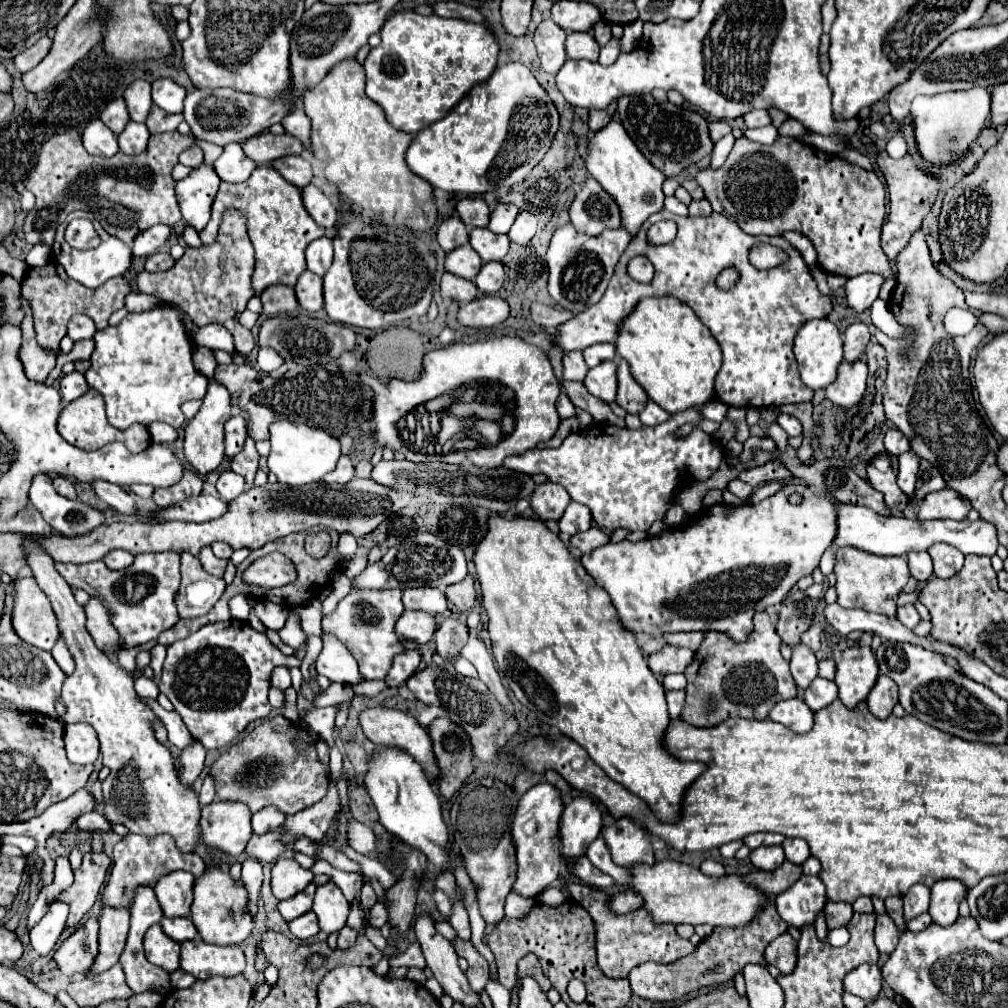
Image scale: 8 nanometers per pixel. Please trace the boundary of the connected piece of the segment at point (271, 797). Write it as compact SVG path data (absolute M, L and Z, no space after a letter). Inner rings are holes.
M274 715L266 719L262 725L254 727L242 741L230 745L210 767L210 777L216 779L216 797L220 801L244 803L252 813L264 807L276 807L284 811L284 815L294 815L302 809L312 807L328 793L328 767L318 759L316 745L300 751L294 743L296 739L296 723L290 723L284 715Z

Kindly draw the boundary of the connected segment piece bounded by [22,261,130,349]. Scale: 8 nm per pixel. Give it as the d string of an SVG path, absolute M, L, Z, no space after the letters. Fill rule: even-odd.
M54 261L44 265L44 267L30 269L26 279L22 281L22 297L30 303L34 327L36 327L36 339L42 347L48 347L48 349L58 349L60 339L66 335L68 319L76 313L94 317L94 323L98 329L108 327L110 315L124 307L124 297L128 293L130 293L130 285L124 277L108 279L104 285L100 285L96 289L88 289L88 287L72 281L64 273L64 269Z

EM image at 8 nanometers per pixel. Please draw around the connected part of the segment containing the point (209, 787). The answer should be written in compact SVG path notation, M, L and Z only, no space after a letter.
M206 777L206 779L204 779L202 789L200 789L200 795L198 795L198 801L200 801L200 805L202 805L202 807L214 801L214 781L212 781L210 777Z

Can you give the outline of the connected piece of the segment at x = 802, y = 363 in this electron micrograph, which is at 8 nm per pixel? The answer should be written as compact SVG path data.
M828 319L806 321L794 339L794 355L800 367L800 377L810 389L824 389L836 379L836 369L842 361L842 339L836 325Z

